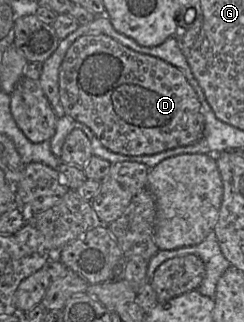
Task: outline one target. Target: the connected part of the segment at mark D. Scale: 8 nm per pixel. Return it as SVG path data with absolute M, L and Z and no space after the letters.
M87 34L68 48L59 70L60 103L65 115L89 127L101 144L127 156L153 155L198 141L204 130L201 104L183 71L152 55L134 51L105 34Z

